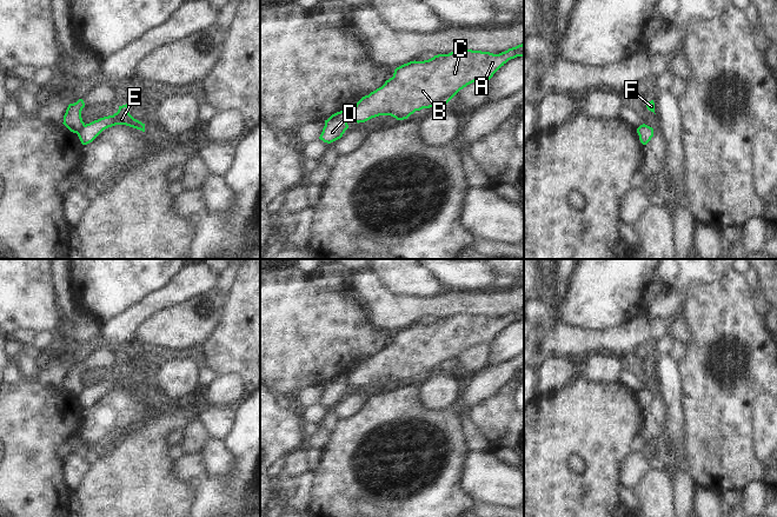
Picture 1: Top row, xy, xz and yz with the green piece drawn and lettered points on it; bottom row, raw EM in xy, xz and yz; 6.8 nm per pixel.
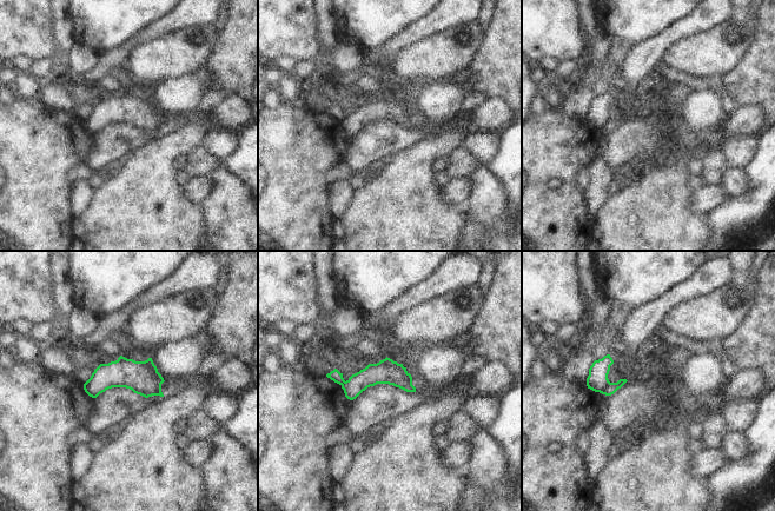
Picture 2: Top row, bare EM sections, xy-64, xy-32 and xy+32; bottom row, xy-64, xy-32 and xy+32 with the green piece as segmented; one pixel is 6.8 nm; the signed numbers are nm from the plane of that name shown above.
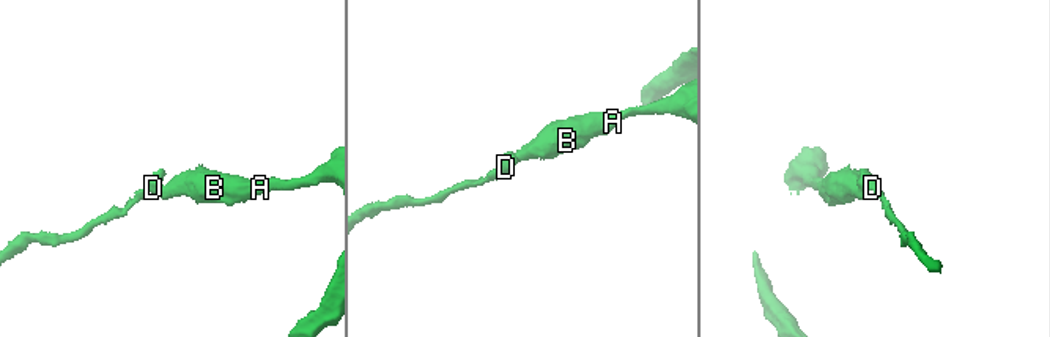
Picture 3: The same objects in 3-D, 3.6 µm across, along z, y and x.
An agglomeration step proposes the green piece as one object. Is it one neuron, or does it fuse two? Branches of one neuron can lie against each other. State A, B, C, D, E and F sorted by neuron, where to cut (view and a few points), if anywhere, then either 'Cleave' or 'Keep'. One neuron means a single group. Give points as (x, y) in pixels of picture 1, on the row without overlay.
Groups: A B C E / D F. Split along xy (85, 389), (77, 397). Cleave

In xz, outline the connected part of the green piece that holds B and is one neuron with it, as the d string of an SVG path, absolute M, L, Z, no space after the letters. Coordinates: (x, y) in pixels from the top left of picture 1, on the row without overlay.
M524 307L499 318L458 313L424 325L410 325L397 331L393 340L381 351L363 360L347 376L347 384L359 387L379 379L391 379L397 384L407 383L416 375L447 367L460 353L477 344L490 344L502 330L517 320L524 320Z

